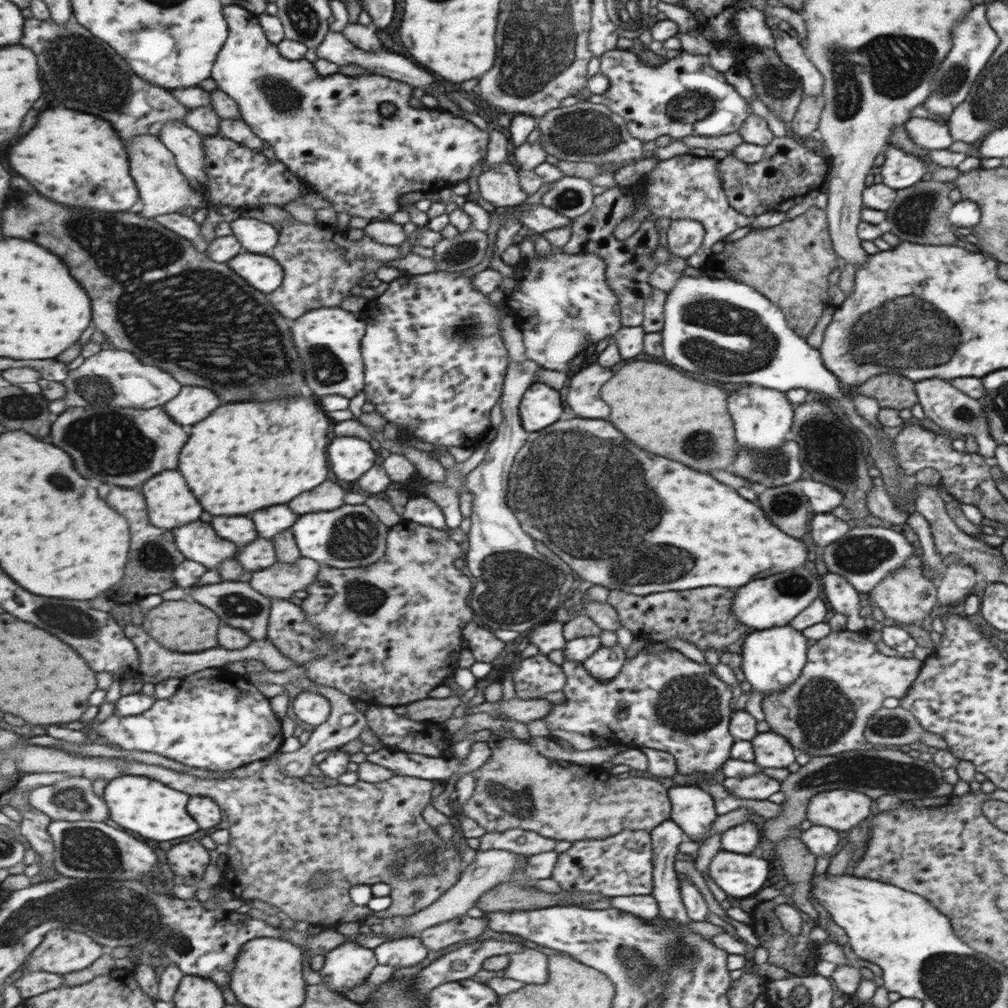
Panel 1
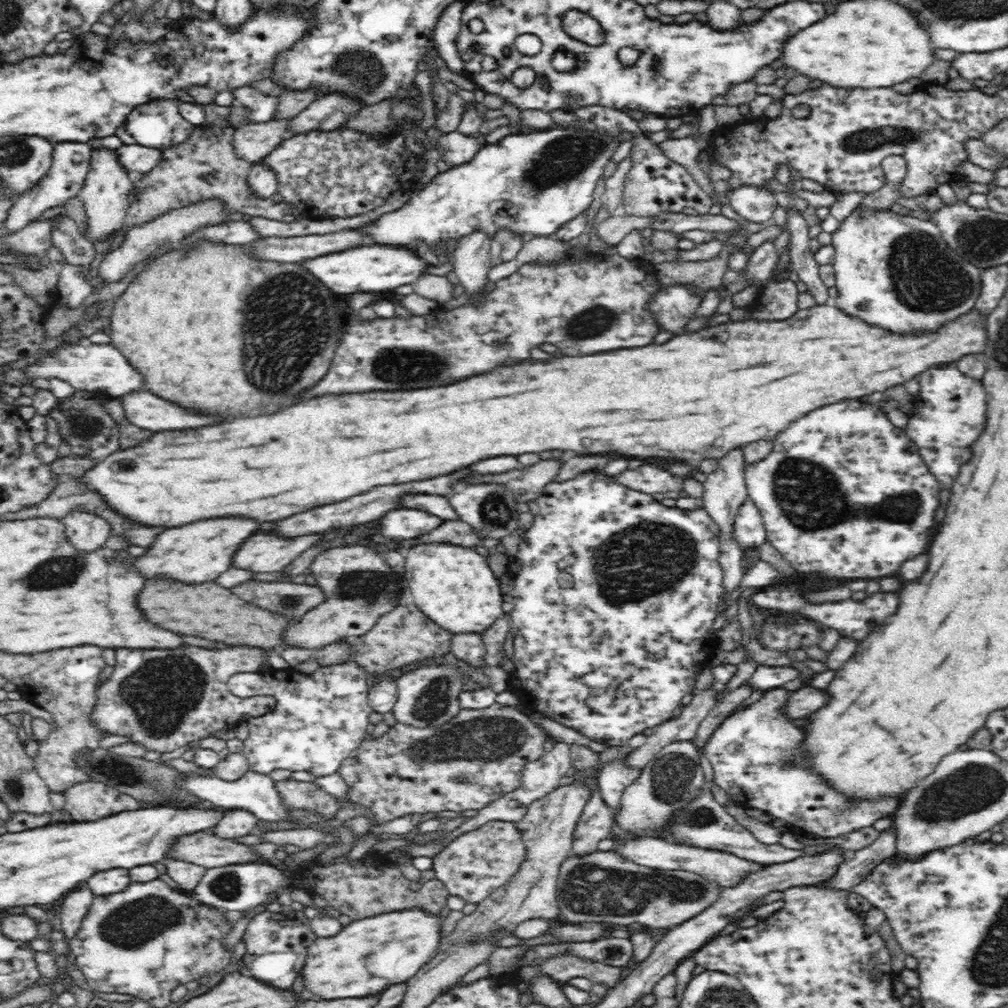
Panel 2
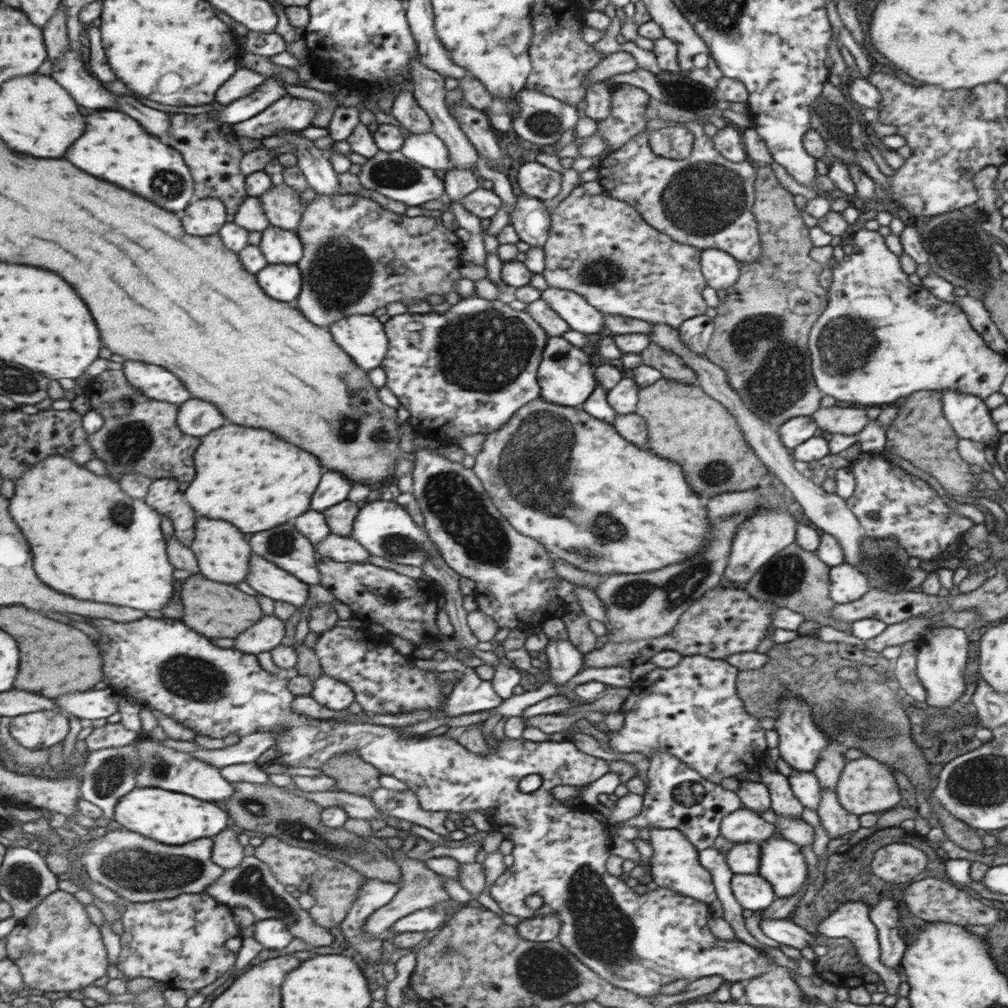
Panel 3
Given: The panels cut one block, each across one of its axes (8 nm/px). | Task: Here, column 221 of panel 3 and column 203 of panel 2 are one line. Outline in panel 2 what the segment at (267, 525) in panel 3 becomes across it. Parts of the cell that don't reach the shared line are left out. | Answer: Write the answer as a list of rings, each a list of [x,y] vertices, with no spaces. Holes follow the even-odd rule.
[[[828,302],[828,304],[816,304],[812,308],[806,308],[806,310],[798,310],[796,314],[792,314],[790,318],[786,320],[734,320],[734,322],[728,322],[728,324],[718,324],[718,326],[710,326],[710,328],[704,328],[700,332],[692,332],[688,336],[680,336],[680,338],[672,338],[670,342],[666,344],[660,344],[660,346],[644,346],[644,348],[636,348],[636,350],[618,350],[618,352],[612,352],[612,354],[596,354],[596,356],[588,356],[588,358],[558,358],[550,364],[522,364],[522,366],[516,366],[516,368],[504,368],[504,370],[494,370],[494,374],[488,374],[488,376],[480,376],[480,378],[470,378],[468,382],[462,382],[462,384],[456,384],[456,386],[448,386],[448,388],[434,388],[434,390],[412,390],[412,392],[388,392],[388,394],[360,394],[360,396],[352,396],[352,398],[338,398],[338,400],[332,400],[332,398],[326,398],[326,400],[320,400],[320,402],[308,402],[308,404],[298,404],[298,406],[292,406],[292,408],[286,408],[286,410],[280,410],[278,414],[272,414],[272,416],[258,416],[258,418],[240,418],[240,420],[234,420],[230,424],[224,424],[224,426],[212,426],[212,428],[204,428],[204,430],[192,430],[192,432],[184,432],[184,434],[158,434],[158,438],[150,444],[144,444],[142,448],[136,448],[136,450],[128,450],[128,452],[115,452],[114,454],[108,455],[103,460],[100,460],[100,464],[96,466],[95,469],[92,469],[90,473],[87,474],[86,481],[90,485],[94,485],[96,489],[100,491],[103,495],[106,495],[108,502],[112,502],[120,512],[140,520],[140,522],[146,522],[146,524],[162,524],[162,526],[182,526],[182,524],[190,524],[190,522],[196,522],[196,520],[206,520],[206,518],[218,518],[218,516],[228,516],[228,514],[252,514],[254,518],[260,518],[260,520],[278,520],[278,518],[288,518],[292,514],[298,514],[302,510],[310,510],[314,506],[324,506],[324,504],[330,504],[330,502],[340,502],[344,498],[350,498],[354,494],[360,494],[372,486],[378,486],[378,484],[392,484],[392,482],[408,482],[408,480],[422,480],[422,478],[434,478],[438,474],[448,474],[448,472],[454,472],[454,470],[460,470],[464,466],[470,466],[478,460],[484,460],[488,456],[502,456],[502,454],[526,454],[526,452],[542,452],[542,450],[548,450],[548,448],[558,448],[558,450],[576,450],[580,454],[602,454],[602,452],[620,452],[620,454],[626,454],[626,456],[660,456],[660,458],[684,458],[684,460],[702,460],[702,458],[719,458],[721,459],[728,450],[732,448],[738,448],[738,446],[746,446],[750,444],[752,440],[758,440],[758,438],[774,438],[776,434],[780,434],[790,422],[806,416],[808,412],[812,410],[818,410],[822,406],[828,406],[828,404],[836,404],[840,400],[846,400],[846,398],[862,398],[862,396],[870,396],[874,392],[886,392],[888,388],[894,388],[894,386],[902,386],[910,380],[914,380],[916,376],[920,376],[922,372],[934,368],[934,366],[942,366],[942,364],[952,364],[952,362],[958,362],[960,358],[968,356],[968,354],[982,354],[986,352],[986,346],[988,346],[988,314],[980,312],[976,306],[970,308],[968,312],[964,314],[958,314],[956,318],[952,320],[946,320],[944,324],[936,326],[934,330],[910,330],[910,332],[892,332],[892,330],[886,330],[882,328],[880,324],[872,324],[872,322],[866,322],[862,320],[860,316],[854,316],[854,314],[848,314],[844,312],[842,308],[836,308],[836,306],[830,306],[834,302]],[[800,316],[800,318],[798,318]],[[704,438],[704,440],[702,440]],[[130,460],[136,464],[134,468],[130,468]]]

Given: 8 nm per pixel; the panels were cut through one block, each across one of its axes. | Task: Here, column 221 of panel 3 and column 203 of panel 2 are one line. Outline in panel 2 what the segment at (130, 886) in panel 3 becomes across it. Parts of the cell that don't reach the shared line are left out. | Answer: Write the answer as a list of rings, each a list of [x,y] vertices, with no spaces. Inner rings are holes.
[[[168,856],[162,862],[166,866],[166,874],[178,884],[178,889],[185,892],[192,893],[209,870],[204,865],[196,864],[188,859],[176,858],[176,856]]]

